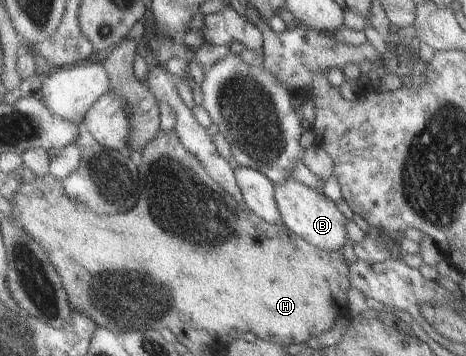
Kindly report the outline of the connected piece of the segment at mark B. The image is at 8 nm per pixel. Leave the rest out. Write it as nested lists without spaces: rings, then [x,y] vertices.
[[[290,176],[278,186],[273,186],[272,198],[279,220],[291,234],[300,236],[301,240],[311,246],[318,246],[327,252],[342,249],[348,238],[344,227],[346,219],[324,194],[319,194],[314,188],[300,184]]]

